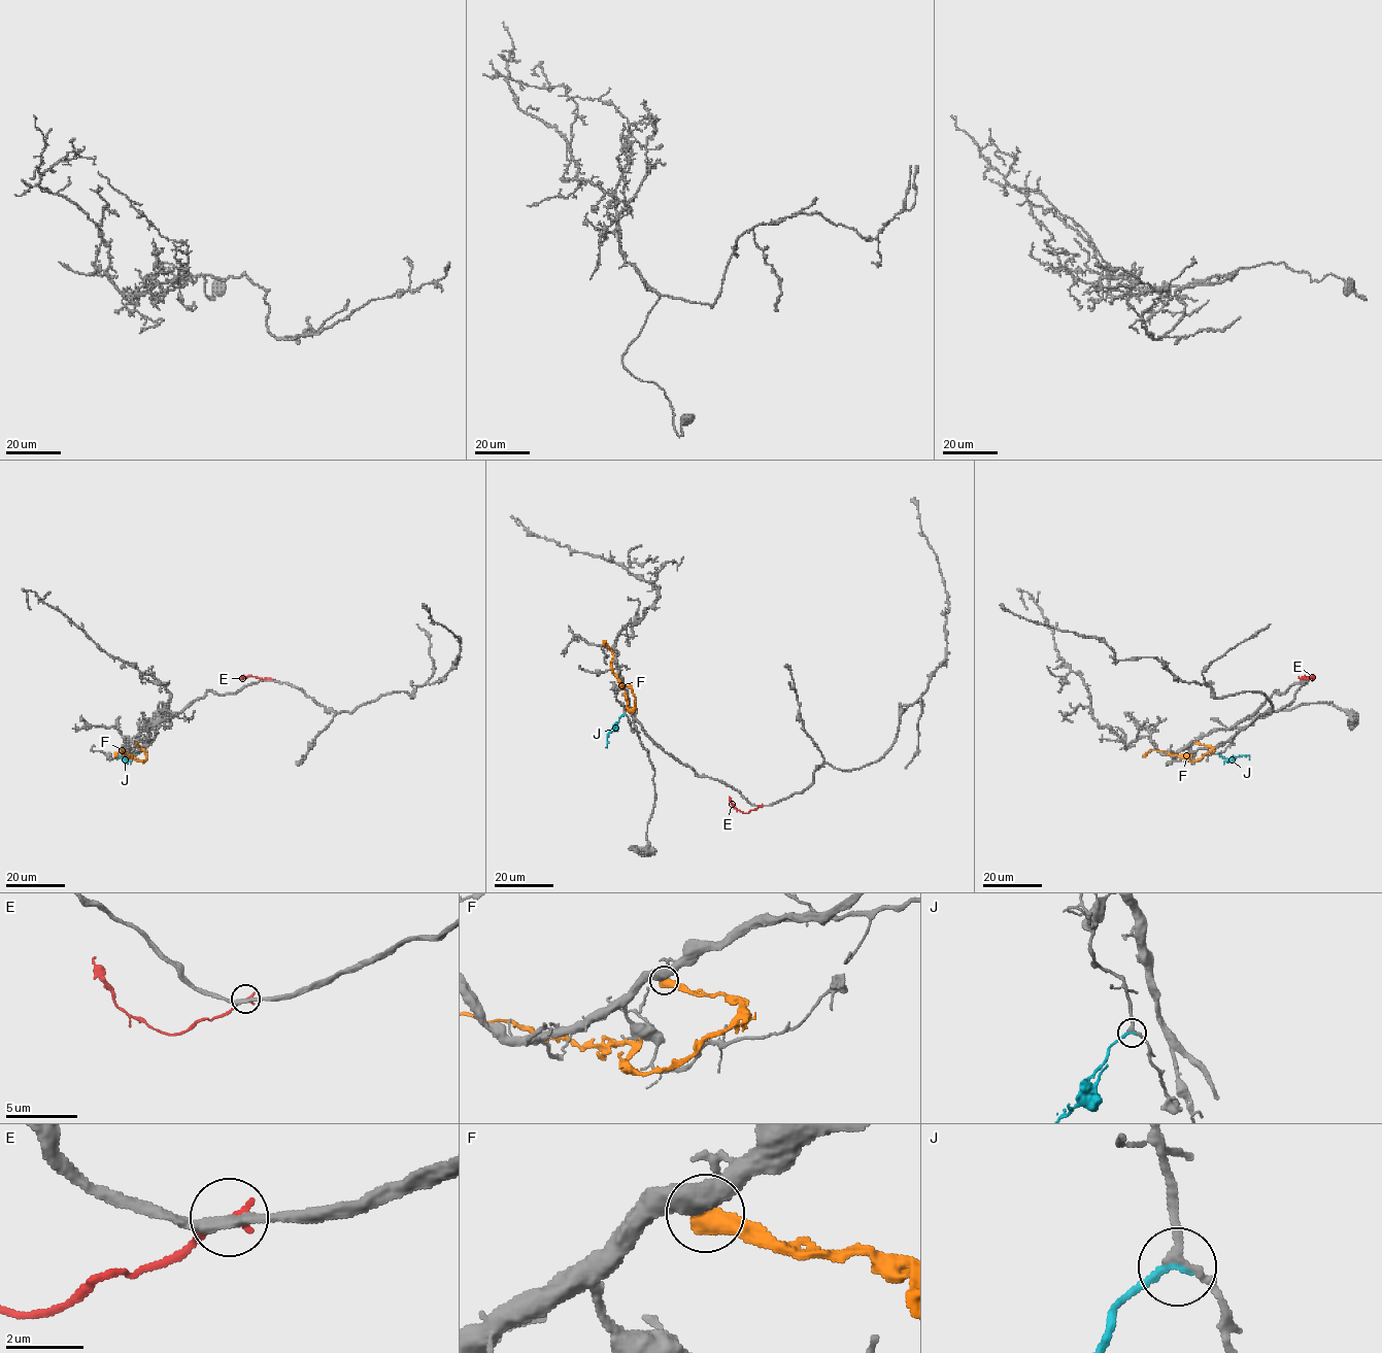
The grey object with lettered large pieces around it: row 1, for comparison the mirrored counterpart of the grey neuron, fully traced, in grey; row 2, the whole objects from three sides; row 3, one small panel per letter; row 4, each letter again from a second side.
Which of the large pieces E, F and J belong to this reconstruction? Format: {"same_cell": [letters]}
{"same_cell": ["J"]}

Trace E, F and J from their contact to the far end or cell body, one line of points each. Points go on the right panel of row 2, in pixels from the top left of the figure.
E: (1308, 679), (1315, 677), (1299, 677)
F: (1195, 742), (1211, 749), (1192, 762), (1187, 759), (1188, 755), (1161, 750), (1150, 749), (1142, 754)
J: (1217, 753), (1227, 759), (1239, 755), (1248, 755), (1249, 759)

